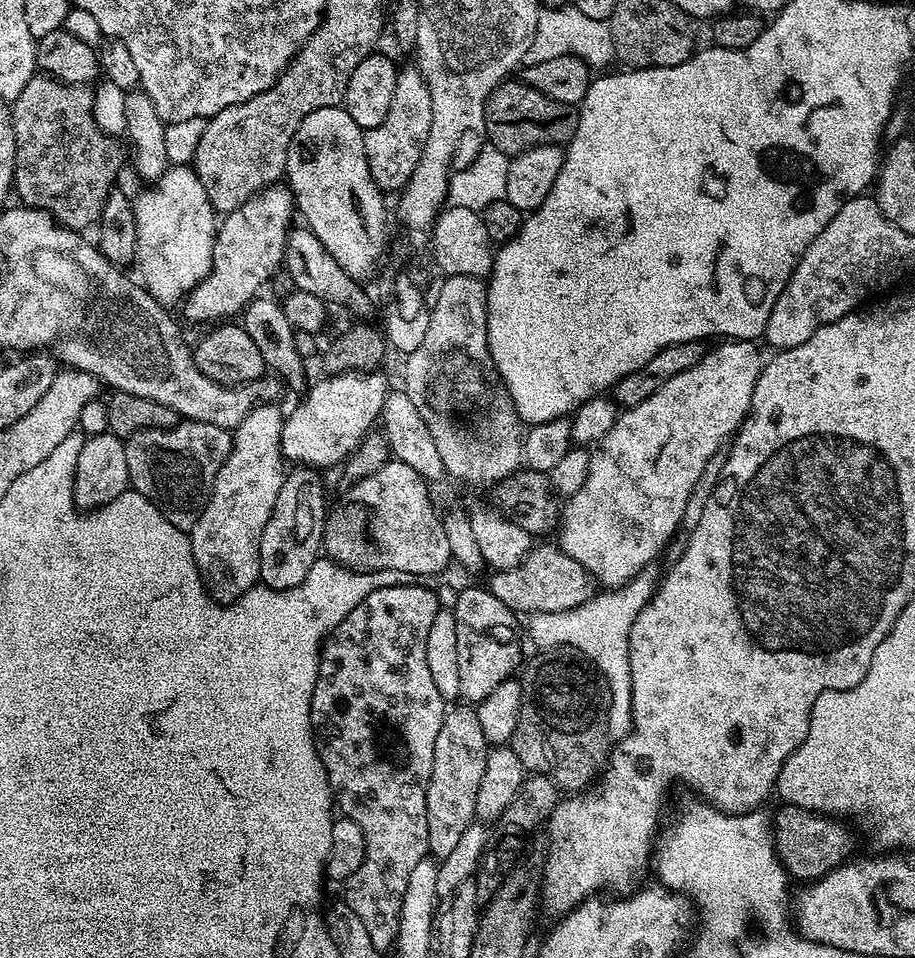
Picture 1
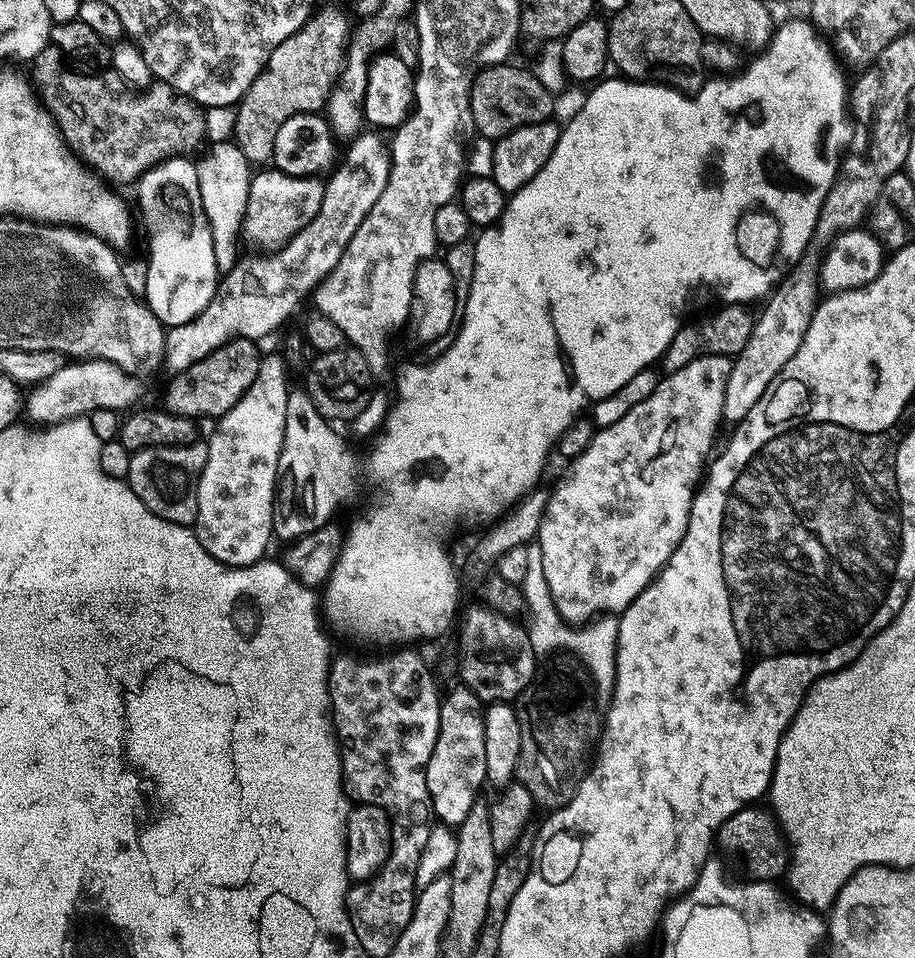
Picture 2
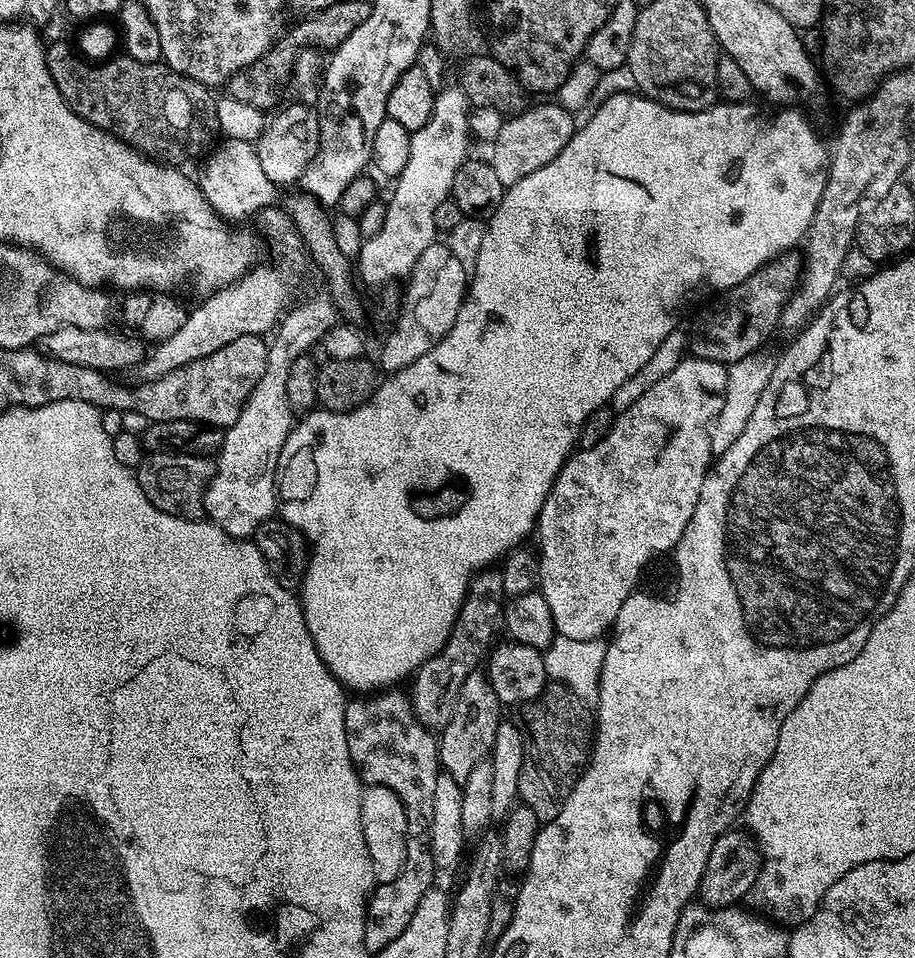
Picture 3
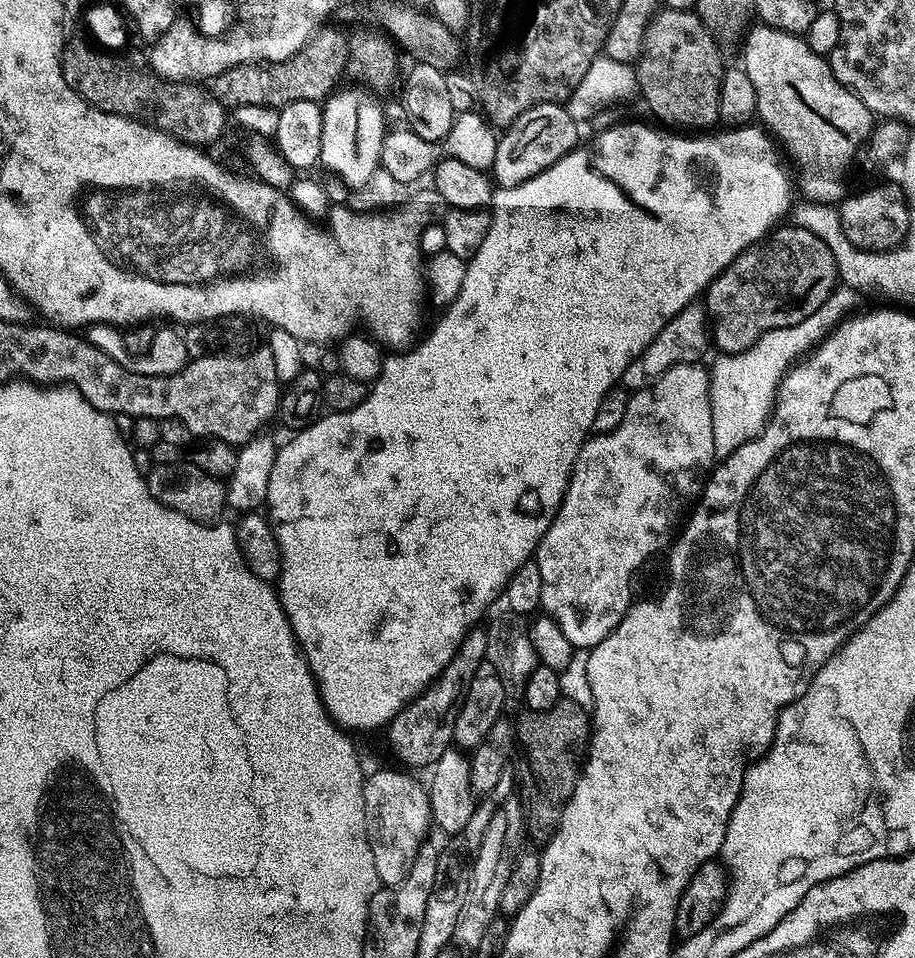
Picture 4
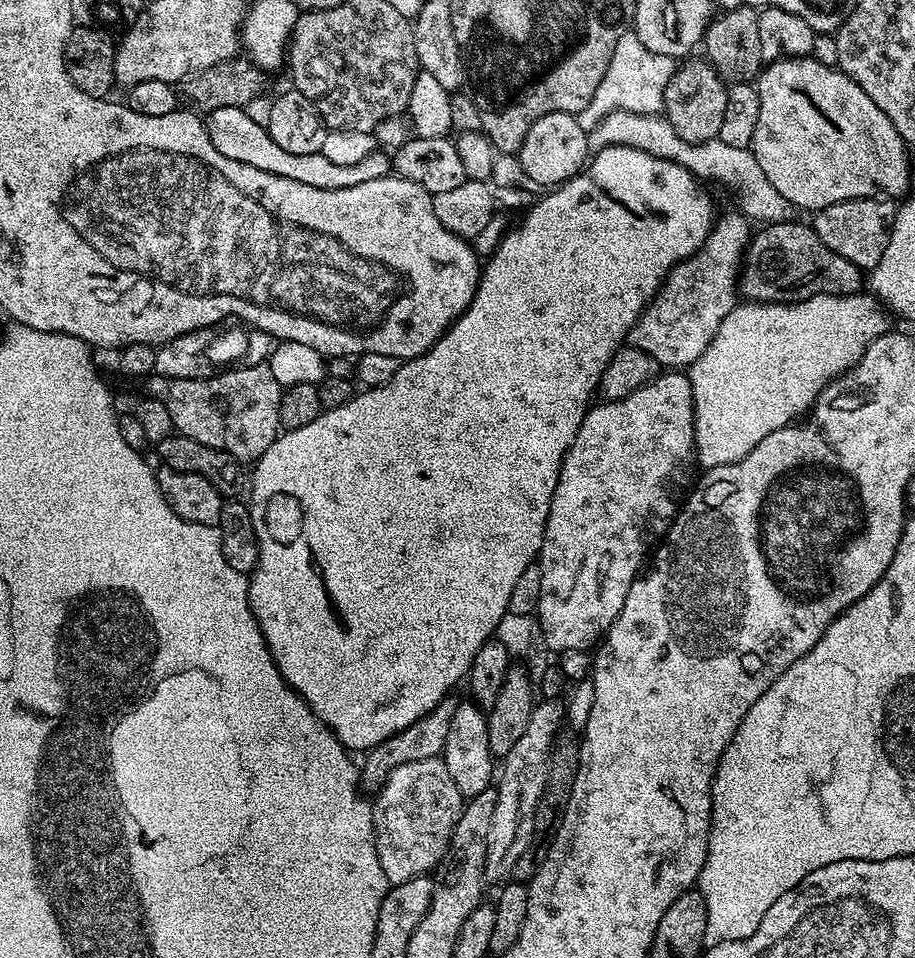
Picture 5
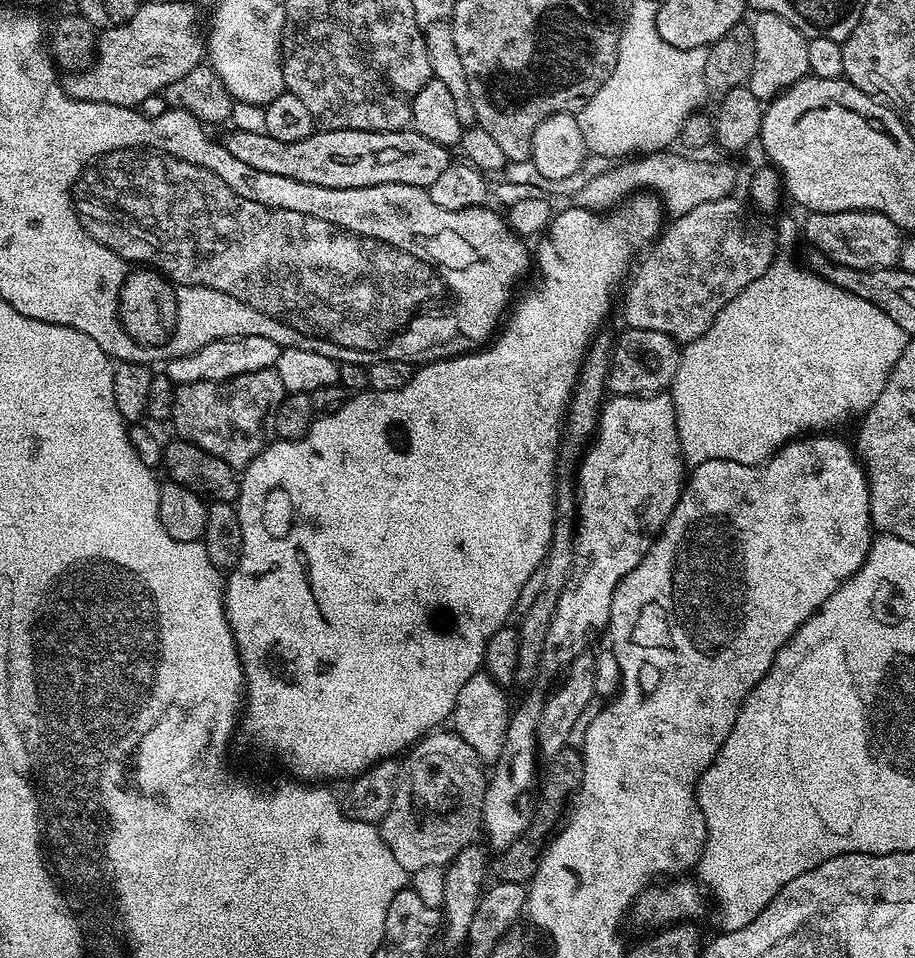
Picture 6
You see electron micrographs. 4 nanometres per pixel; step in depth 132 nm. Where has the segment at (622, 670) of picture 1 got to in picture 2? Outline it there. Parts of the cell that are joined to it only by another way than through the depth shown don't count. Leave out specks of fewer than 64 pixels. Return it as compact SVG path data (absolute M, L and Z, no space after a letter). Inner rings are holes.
M538 540L525 545L528 554L526 576L520 585L524 598L524 616L527 616L526 629L534 653L548 656L558 651L574 653L584 663L596 685L596 696L611 697L616 685L616 651L619 619L614 616L597 617L581 626L571 625L563 619L557 609L546 581L543 567L542 546Z

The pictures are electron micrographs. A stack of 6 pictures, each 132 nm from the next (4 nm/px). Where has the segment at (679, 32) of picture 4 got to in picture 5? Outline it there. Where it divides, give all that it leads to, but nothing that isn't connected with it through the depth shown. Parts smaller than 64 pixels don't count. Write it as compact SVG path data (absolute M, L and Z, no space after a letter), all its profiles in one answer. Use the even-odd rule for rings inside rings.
M685 59L677 67L676 75L666 86L662 115L671 126L674 126L674 132L678 137L685 139L686 142L700 143L719 137L729 85L721 81L707 59L692 59Z

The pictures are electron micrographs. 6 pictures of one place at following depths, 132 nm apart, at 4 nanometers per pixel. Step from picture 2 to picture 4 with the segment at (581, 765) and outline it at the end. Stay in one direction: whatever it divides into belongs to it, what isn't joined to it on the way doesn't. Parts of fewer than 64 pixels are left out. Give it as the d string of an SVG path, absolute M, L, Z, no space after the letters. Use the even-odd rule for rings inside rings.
M561 698L556 705L541 712L529 711L518 720L516 738L519 751L524 751L528 765L518 772L518 784L524 787L522 803L526 821L526 836L537 846L543 846L558 830L562 814L574 794L574 786L582 774L582 765L590 743L590 716L581 706Z

